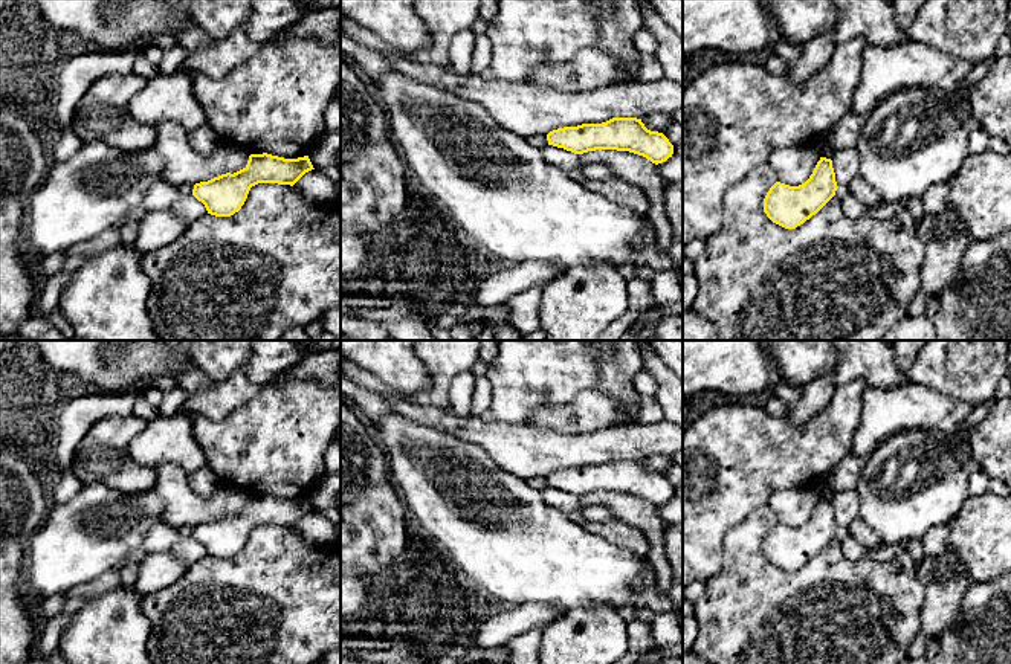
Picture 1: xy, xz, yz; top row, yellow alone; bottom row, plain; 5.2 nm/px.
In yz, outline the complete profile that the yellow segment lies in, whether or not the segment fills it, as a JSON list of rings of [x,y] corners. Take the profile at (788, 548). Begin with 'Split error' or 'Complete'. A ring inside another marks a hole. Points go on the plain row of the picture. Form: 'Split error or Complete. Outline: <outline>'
Complete. Outline: [[[820,499],[805,525],[790,528],[776,524],[764,540],[764,554],[773,565],[796,571],[816,557],[835,537],[837,530],[832,502]]]

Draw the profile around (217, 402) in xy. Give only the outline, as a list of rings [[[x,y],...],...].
[[[241,369],[234,371],[226,380],[188,394],[185,405],[191,415],[205,415],[220,421],[237,409],[246,406],[260,394],[260,386],[250,383]]]

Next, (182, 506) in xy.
[[[174,463],[156,467],[154,490],[163,504],[162,521],[174,528],[208,524],[226,514],[246,510],[249,495],[237,487],[224,485],[209,498],[199,496],[188,482],[188,472]]]

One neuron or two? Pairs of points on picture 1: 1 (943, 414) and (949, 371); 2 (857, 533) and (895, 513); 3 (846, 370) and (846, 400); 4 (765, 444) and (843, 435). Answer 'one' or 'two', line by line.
1: two
2: two
3: two
4: one

